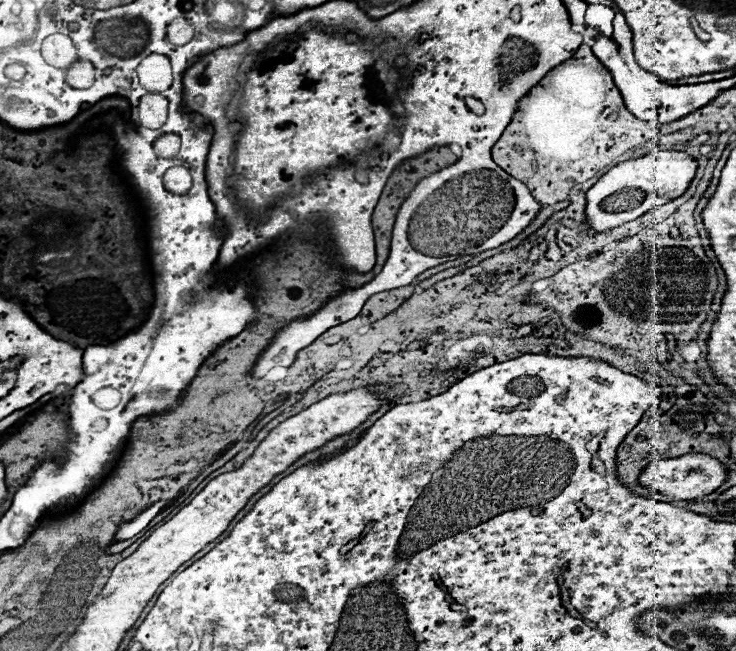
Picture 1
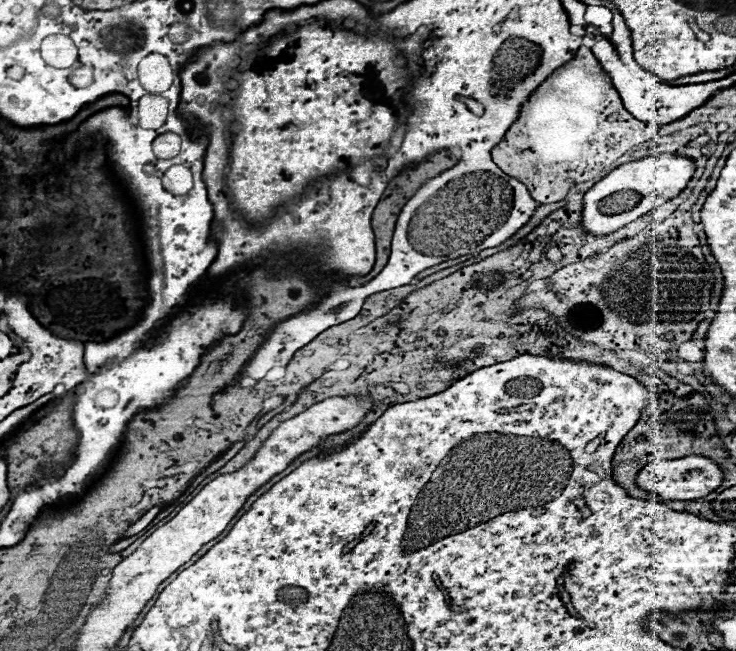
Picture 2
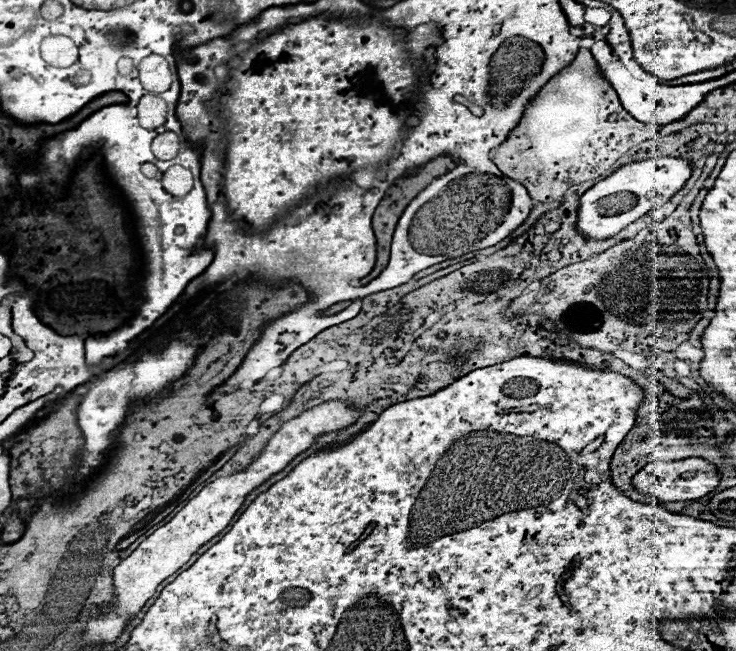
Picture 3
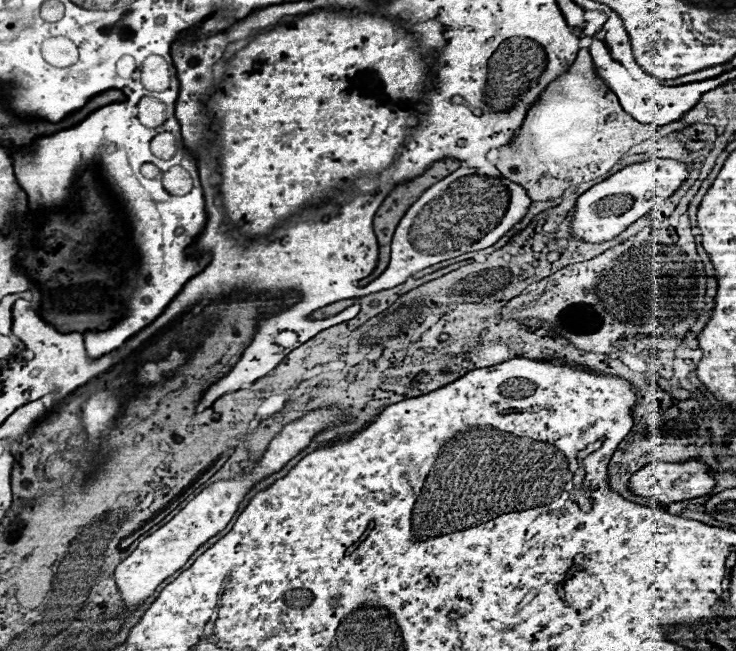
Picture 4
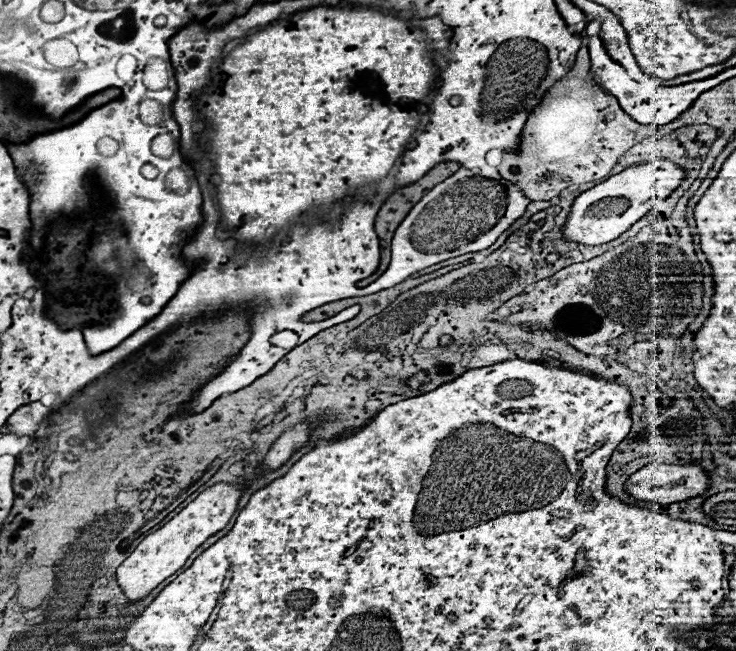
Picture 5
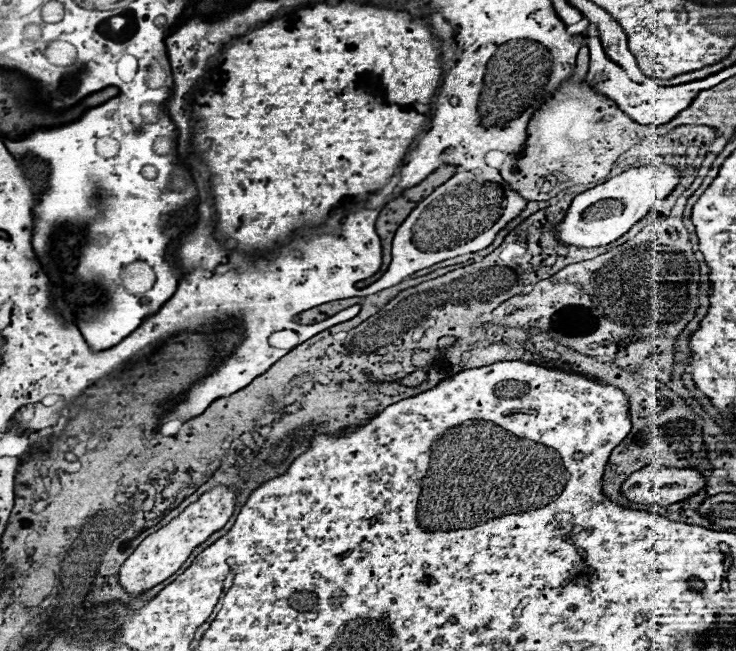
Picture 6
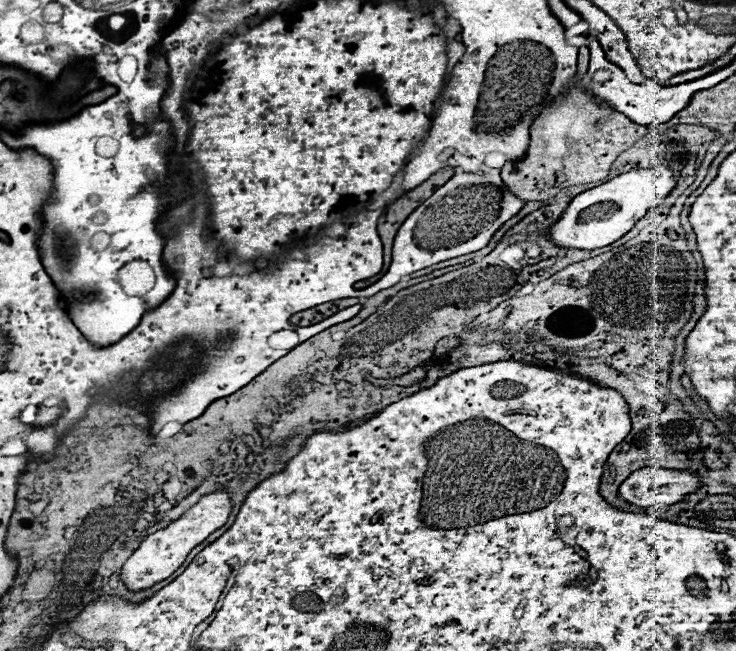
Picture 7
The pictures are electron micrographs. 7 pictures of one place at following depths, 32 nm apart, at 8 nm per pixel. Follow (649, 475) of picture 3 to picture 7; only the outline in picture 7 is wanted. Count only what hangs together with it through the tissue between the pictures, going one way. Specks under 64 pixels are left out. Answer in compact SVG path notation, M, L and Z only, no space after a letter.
M646 466L626 478L620 486L620 498L636 506L664 507L682 502L702 486L696 472Z

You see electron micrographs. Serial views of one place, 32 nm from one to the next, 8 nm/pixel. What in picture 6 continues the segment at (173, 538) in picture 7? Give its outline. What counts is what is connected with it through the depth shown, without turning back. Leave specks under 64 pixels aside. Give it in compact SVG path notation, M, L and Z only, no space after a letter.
M218 484L212 490L204 492L196 502L192 502L182 514L178 514L174 520L170 520L164 528L146 536L140 542L140 546L128 556L128 560L120 566L120 570L118 570L120 586L132 598L136 598L136 596L148 592L150 588L154 588L156 584L160 584L162 580L170 578L186 562L186 558L192 554L192 550L196 546L200 546L208 536L212 536L214 532L224 528L224 524L234 514L236 496L238 496L236 490L232 490L230 486Z

